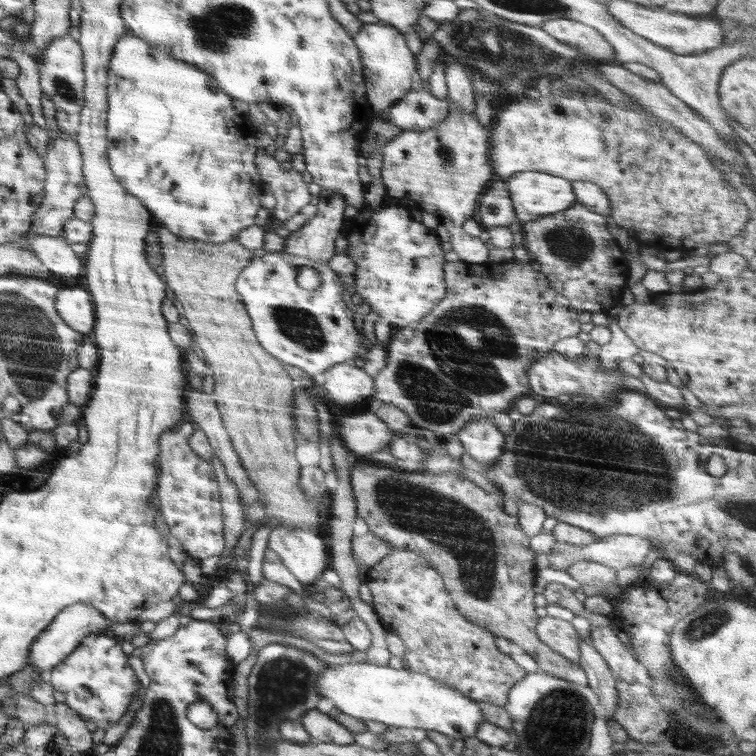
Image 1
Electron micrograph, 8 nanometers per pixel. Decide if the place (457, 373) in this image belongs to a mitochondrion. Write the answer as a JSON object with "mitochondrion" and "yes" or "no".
{"mitochondrion":"yes"}

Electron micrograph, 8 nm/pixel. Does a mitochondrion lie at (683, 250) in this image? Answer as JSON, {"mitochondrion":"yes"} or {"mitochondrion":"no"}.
{"mitochondrion":"no"}

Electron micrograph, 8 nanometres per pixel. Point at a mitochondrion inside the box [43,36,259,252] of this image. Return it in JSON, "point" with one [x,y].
{"point":[63,87]}

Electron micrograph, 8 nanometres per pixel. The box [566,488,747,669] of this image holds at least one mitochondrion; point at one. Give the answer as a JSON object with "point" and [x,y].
{"point":[707,621]}

